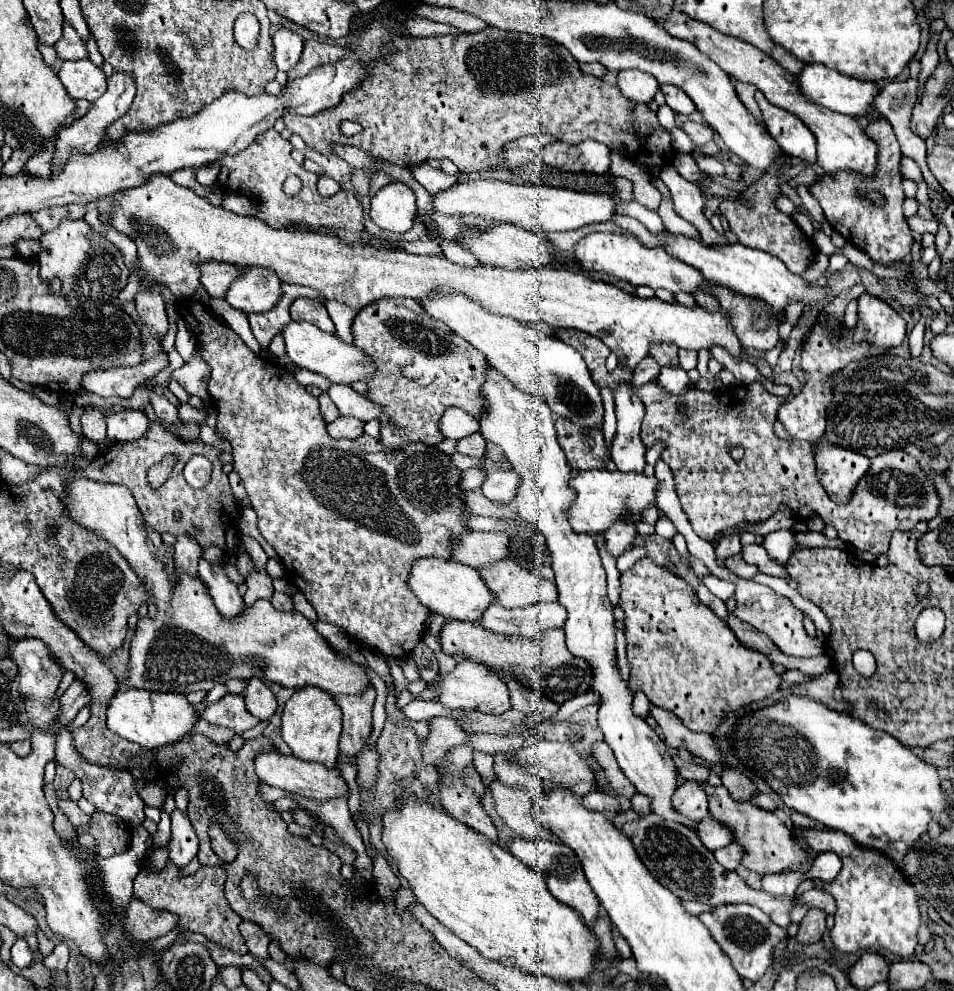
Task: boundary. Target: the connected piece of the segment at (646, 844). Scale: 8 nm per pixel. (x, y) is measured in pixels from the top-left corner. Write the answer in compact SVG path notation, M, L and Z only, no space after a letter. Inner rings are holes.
M652 814L648 818L632 820L624 824L620 830L626 838L630 838L630 842L636 848L636 854L640 856L642 864L650 870L650 874L658 878L658 882L670 892L674 892L680 900L696 900L712 908L722 906L722 904L746 902L766 912L772 918L772 922L776 922L784 930L788 928L790 924L788 914L792 910L792 898L790 896L770 896L762 890L752 890L736 872L728 872L722 866L718 866L718 862L714 862L712 852L702 846L700 838L696 836L692 828Z

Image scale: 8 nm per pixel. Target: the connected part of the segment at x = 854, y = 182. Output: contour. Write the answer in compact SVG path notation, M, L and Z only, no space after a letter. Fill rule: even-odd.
M876 118L866 126L866 134L874 140L878 146L878 158L876 158L876 170L872 176L862 176L854 170L842 170L836 174L824 174L818 176L810 186L808 192L820 202L826 220L830 220L832 228L840 232L848 242L856 244L860 250L864 250L874 262L878 264L890 264L898 258L904 258L912 250L912 232L906 224L906 218L902 214L904 204L904 190L902 190L902 176L900 176L900 146L896 142L896 136L892 132L892 126L886 122L886 118ZM862 192L880 192L884 196L884 204L876 206L870 198L864 198Z

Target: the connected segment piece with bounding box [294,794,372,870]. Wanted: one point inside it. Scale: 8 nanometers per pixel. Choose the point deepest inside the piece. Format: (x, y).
(335, 812)

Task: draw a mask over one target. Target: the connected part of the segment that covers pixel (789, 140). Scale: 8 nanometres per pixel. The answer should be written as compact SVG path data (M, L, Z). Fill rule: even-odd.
M756 92L756 102L762 110L768 134L778 142L778 146L788 156L796 156L814 164L816 162L816 138L808 130L808 126L802 124L802 120L796 118L794 114L766 102L766 98L760 92Z

